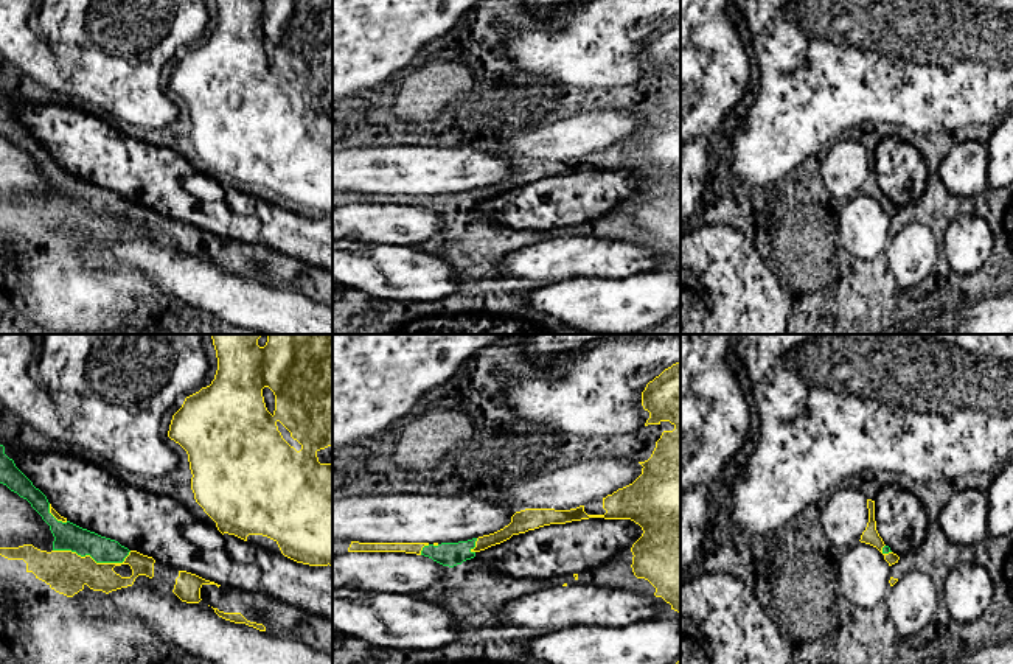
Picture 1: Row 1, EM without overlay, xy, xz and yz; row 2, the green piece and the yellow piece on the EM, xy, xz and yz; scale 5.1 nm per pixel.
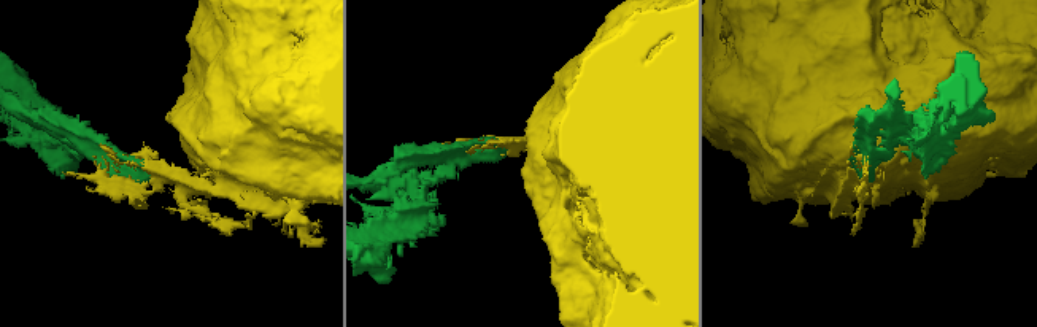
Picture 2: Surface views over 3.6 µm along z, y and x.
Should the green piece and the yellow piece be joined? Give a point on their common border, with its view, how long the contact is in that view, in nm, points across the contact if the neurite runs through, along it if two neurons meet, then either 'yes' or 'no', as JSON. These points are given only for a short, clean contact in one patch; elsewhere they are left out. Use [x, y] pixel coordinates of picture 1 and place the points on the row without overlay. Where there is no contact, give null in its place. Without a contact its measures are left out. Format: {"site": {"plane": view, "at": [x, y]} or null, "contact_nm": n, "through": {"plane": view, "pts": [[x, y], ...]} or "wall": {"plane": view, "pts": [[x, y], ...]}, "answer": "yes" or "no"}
{"site": {"plane": "xy", "at": [93, 210]}, "contact_nm": 400, "answer": "no"}

